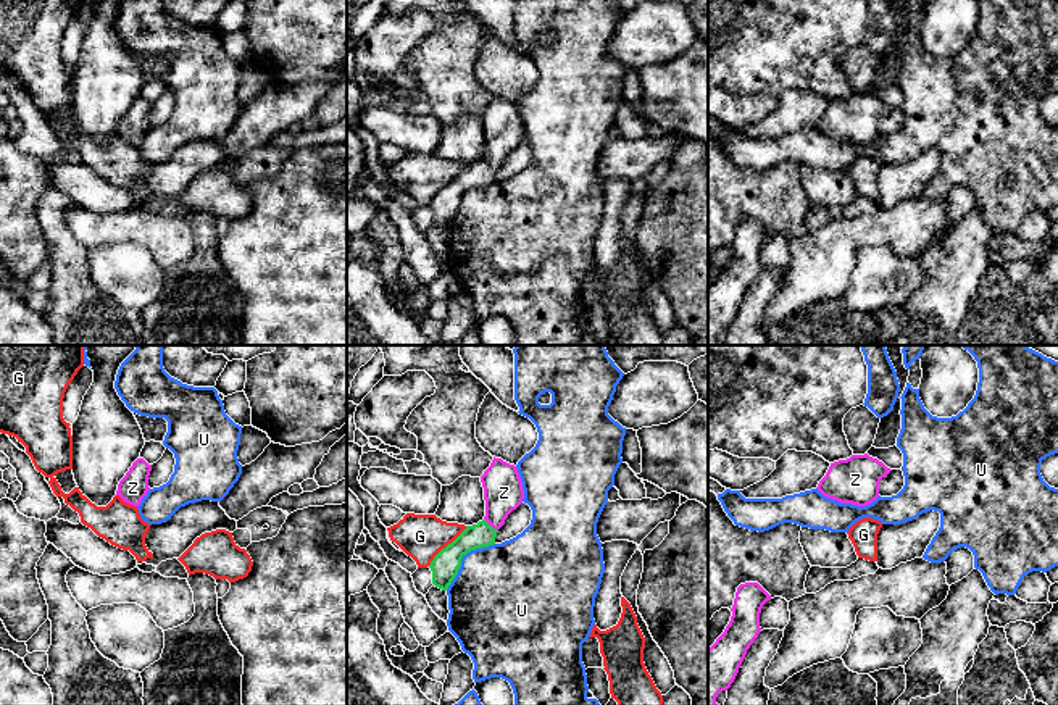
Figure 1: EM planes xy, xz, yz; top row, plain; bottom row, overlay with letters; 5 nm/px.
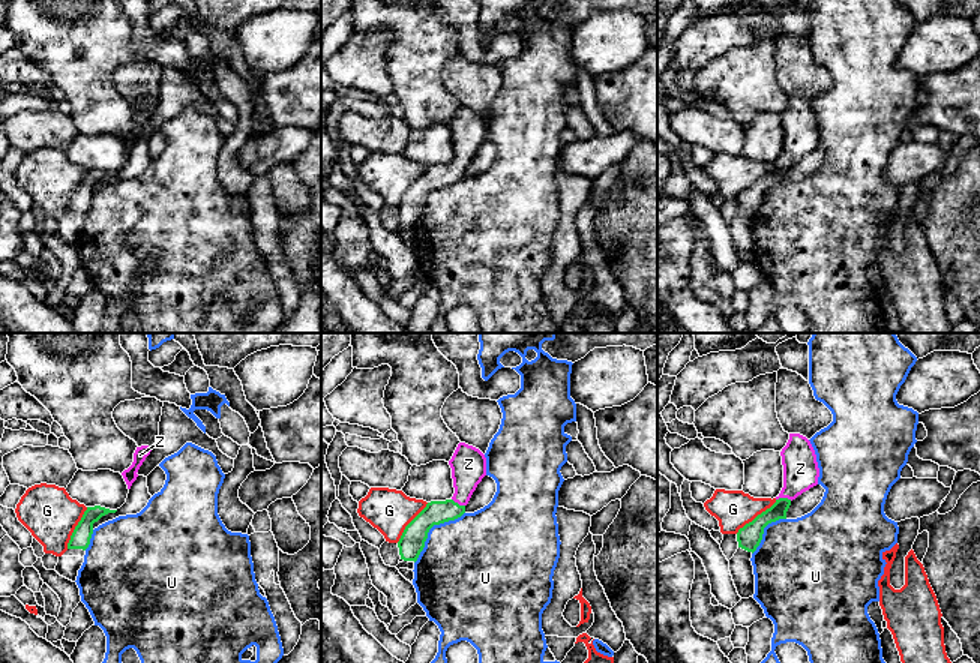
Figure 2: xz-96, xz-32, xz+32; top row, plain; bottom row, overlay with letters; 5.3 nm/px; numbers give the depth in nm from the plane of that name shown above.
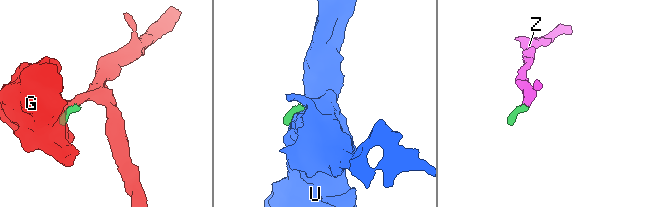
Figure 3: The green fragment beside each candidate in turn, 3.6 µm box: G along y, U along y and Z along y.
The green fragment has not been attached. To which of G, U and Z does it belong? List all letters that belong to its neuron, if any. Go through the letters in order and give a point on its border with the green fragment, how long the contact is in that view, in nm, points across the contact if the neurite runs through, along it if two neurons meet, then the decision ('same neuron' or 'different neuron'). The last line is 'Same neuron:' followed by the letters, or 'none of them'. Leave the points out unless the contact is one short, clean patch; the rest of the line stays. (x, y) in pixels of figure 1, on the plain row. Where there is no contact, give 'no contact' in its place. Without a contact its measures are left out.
G: contact xz (447, 184); length 280 nm; border xz (466, 165), (428, 204); different neuron
U: contact xz (462, 196); length 340 nm; border xz (494, 181), (471, 187), (462, 197), (458, 212), (445, 228); different neuron
Z: contact xz (489, 163); length 100 nm; way xz (481, 173), (489, 163), (495, 155), (504, 131); same neuron
Same neuron: Z

